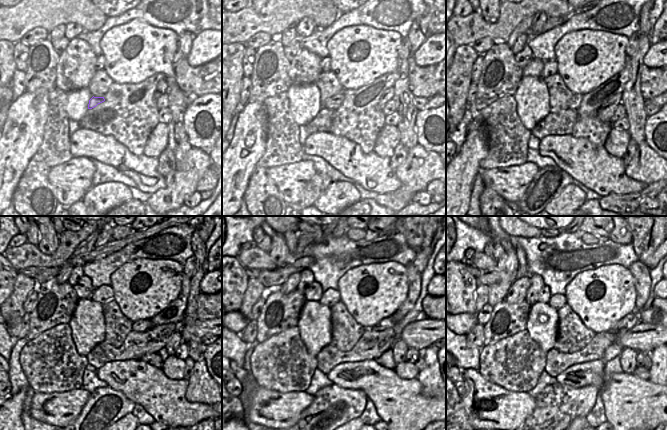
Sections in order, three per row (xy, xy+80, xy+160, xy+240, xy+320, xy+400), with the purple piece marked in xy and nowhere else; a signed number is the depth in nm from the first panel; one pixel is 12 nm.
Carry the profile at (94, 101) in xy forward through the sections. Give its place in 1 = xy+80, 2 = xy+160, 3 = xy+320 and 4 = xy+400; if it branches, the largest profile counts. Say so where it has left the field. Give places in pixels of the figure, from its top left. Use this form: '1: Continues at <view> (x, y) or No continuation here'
1: Continues at xy+80 (333, 103)
2: Continues at xy+160 (574, 103)
3: Continues at xy+320 (386, 322)
4: Continues at xy+400 (630, 320)

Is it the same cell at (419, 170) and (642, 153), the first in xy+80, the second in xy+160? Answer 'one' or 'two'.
one

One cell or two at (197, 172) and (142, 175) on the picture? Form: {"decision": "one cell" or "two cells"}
{"decision": "two cells"}

